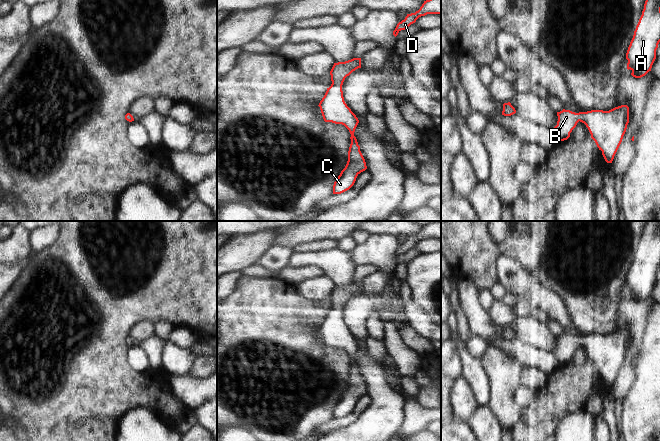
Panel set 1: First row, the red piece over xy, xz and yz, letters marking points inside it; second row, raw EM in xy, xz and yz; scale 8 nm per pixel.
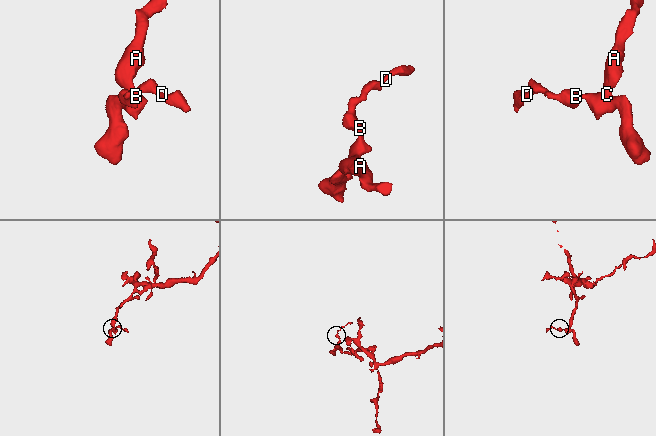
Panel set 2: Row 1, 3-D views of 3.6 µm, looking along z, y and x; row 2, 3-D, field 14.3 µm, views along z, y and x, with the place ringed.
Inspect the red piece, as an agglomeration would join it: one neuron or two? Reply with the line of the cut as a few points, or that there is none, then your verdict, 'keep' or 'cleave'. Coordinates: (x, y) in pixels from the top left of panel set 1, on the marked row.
cut none; keep

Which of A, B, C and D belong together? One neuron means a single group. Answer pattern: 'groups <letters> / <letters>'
groups A B C D

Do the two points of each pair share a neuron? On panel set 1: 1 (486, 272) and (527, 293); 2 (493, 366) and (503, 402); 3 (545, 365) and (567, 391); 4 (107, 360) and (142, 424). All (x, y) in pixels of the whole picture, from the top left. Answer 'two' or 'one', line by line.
1: two
2: one
3: two
4: two

